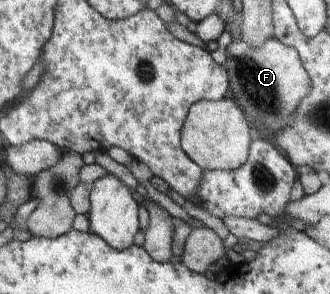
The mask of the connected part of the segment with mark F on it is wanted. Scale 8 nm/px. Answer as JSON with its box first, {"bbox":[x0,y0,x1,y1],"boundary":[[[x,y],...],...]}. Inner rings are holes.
{"bbox":[223,37,311,135],"boundary":[[[272,37],[259,48],[248,47],[242,41],[232,39],[224,53],[223,66],[229,81],[229,96],[242,110],[248,123],[258,122],[264,135],[277,134],[289,122],[298,102],[311,88],[296,50]]]}

